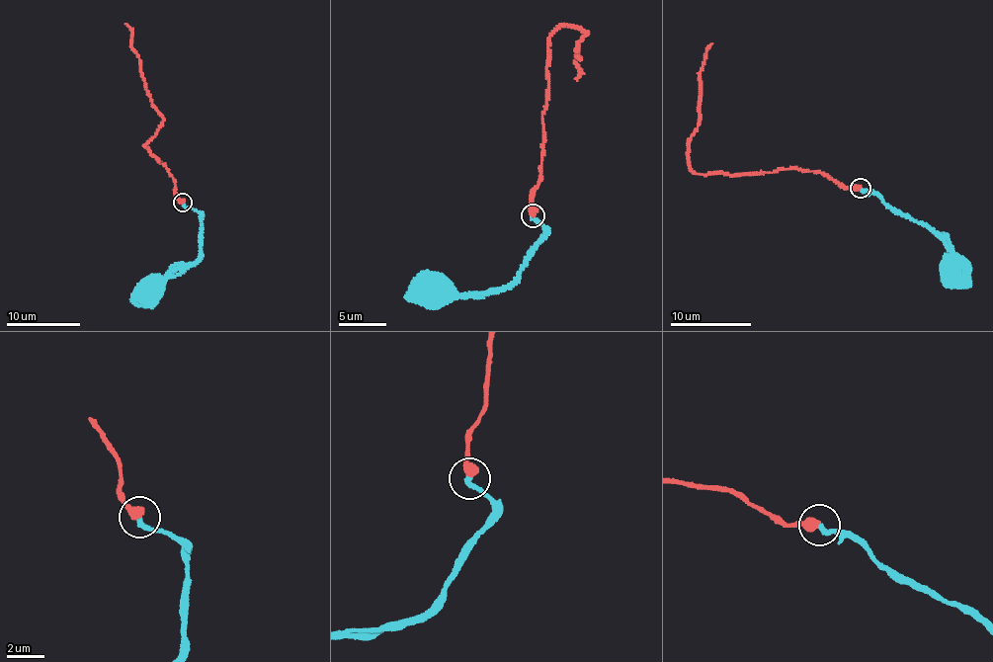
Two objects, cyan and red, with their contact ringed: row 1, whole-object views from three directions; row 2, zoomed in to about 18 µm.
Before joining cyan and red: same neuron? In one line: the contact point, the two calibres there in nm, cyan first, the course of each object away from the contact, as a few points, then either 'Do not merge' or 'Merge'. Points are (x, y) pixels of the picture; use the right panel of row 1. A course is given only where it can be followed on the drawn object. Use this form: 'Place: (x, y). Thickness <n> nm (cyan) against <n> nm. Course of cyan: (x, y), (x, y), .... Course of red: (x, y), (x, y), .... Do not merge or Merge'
Place: (860, 188). Thickness 280 nm (cyan) against 480 nm. Course of cyan: (861, 188), (922, 221), (951, 246), (956, 267). Course of red: (861, 188), (846, 189), (796, 168), (706, 174), (691, 168), (687, 139), (698, 126), (699, 74), (711, 44). Merge

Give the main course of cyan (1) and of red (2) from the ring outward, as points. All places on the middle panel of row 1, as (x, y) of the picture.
1: (532, 215), (544, 230), (518, 279), (500, 289), (461, 296), (436, 293)
2: (532, 215), (549, 93), (547, 41), (564, 27), (588, 33), (578, 45), (582, 69), (575, 78)

